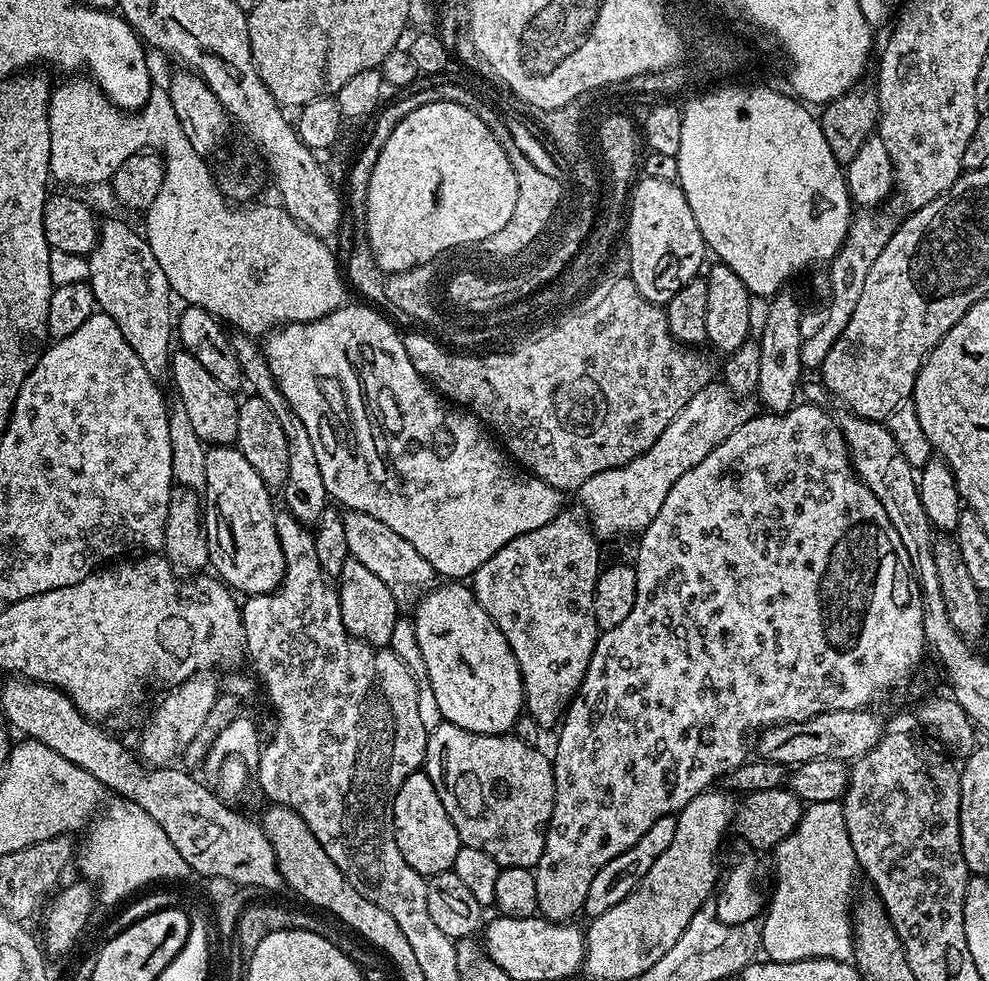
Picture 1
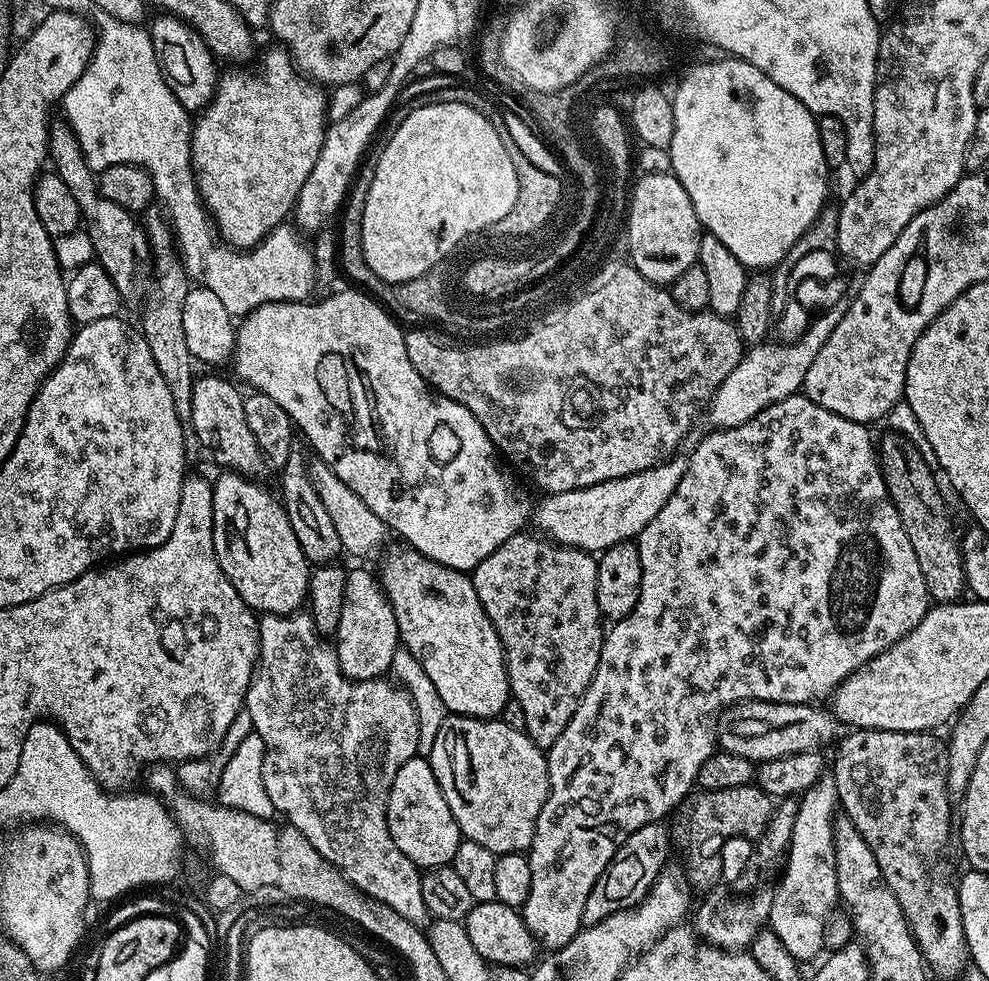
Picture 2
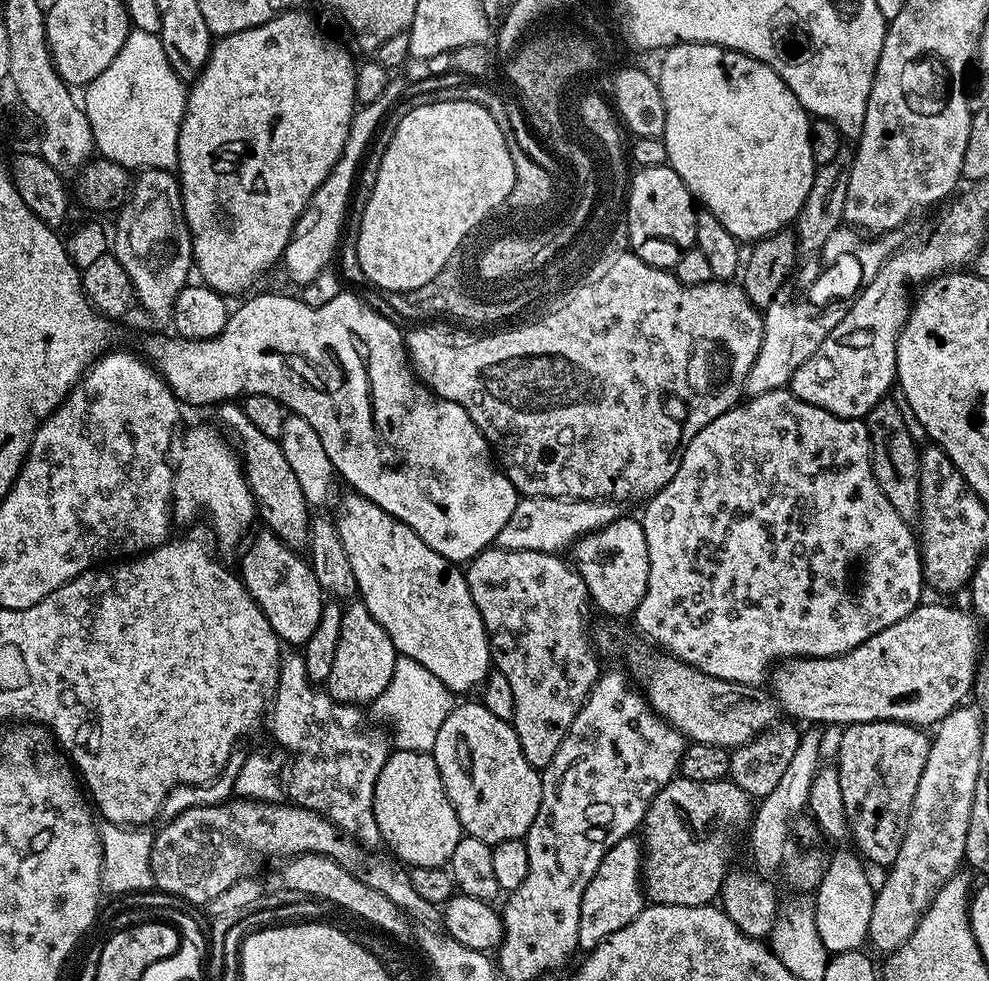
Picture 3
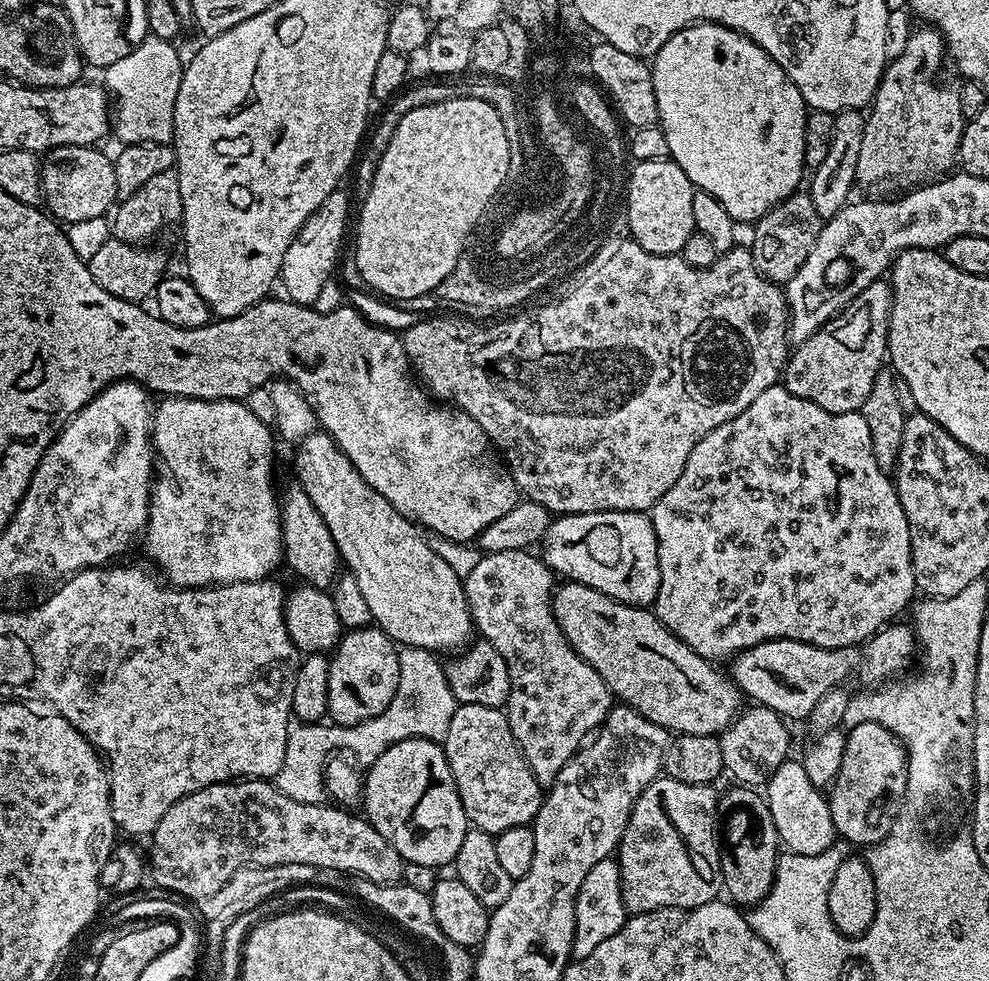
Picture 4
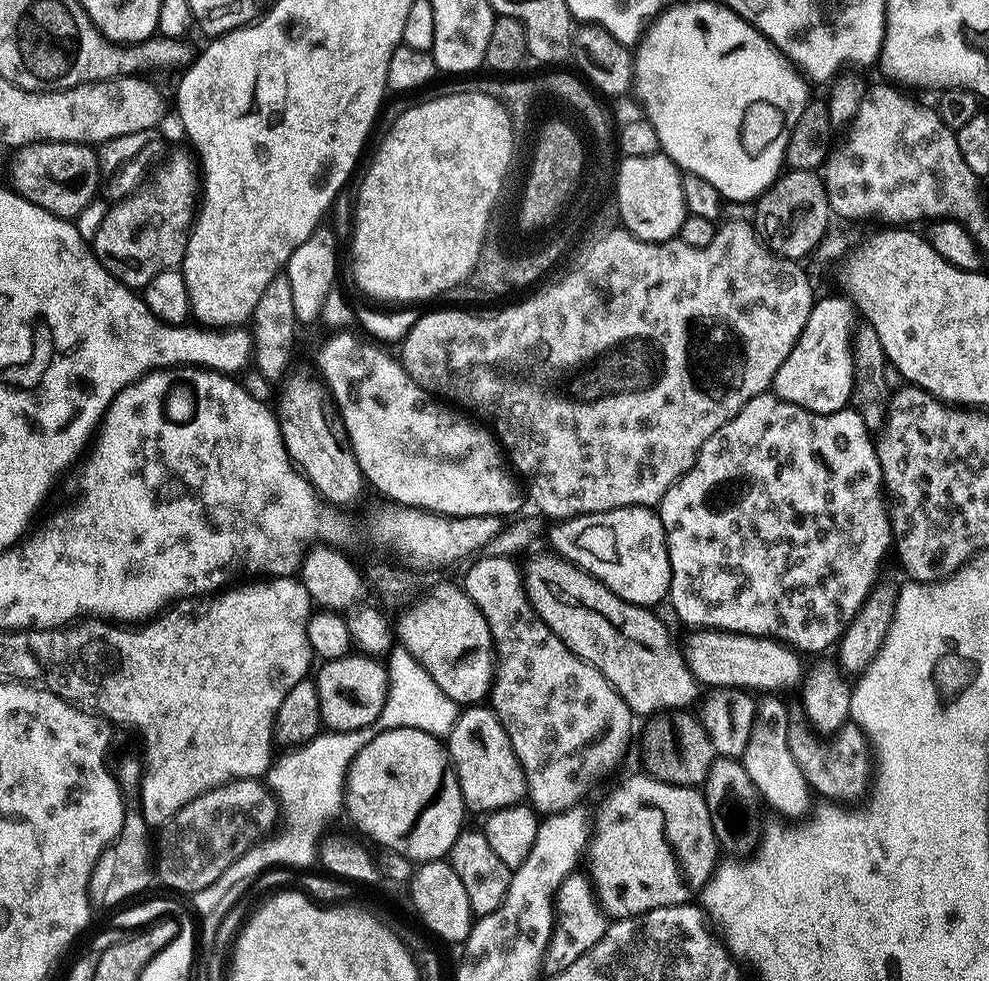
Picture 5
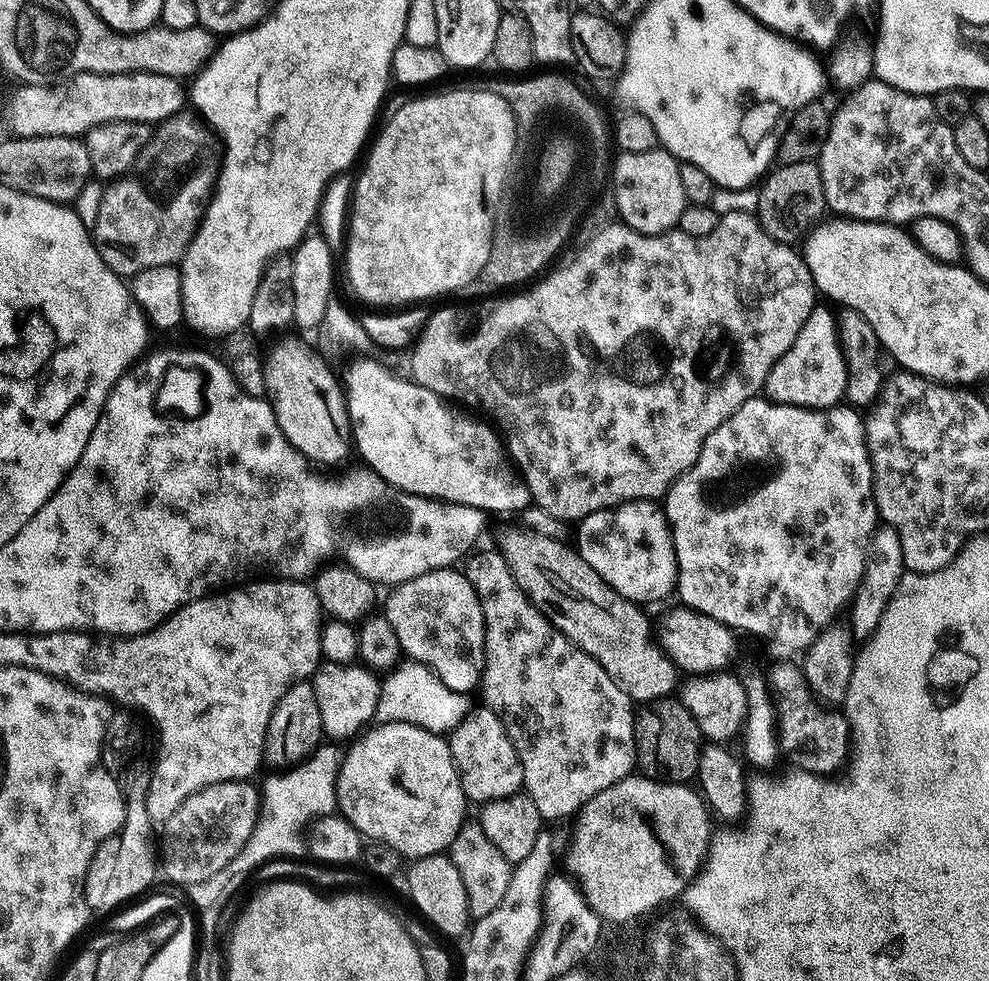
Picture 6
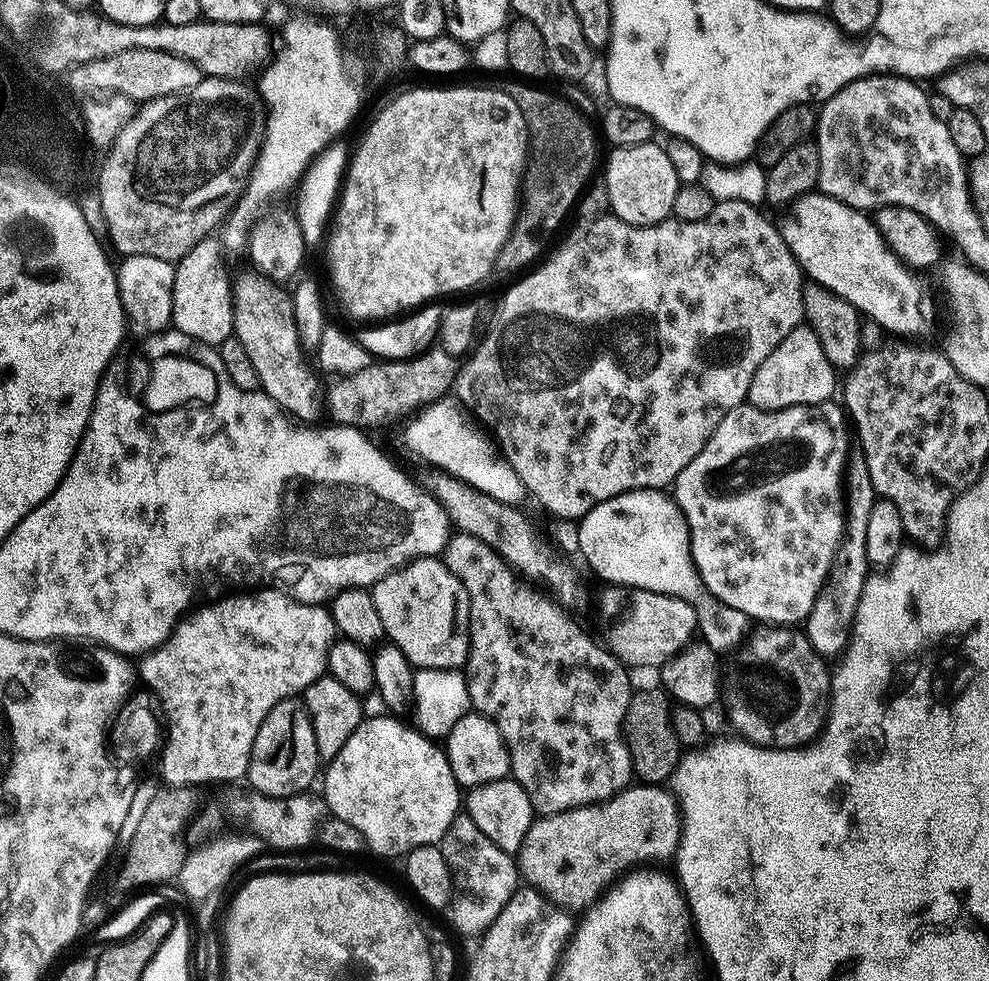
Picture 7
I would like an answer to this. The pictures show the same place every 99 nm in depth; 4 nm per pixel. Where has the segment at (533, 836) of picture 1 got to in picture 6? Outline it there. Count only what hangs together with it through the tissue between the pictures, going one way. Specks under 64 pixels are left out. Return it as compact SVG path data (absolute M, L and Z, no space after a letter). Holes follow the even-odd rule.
M473 707L468 717L450 733L452 757L460 785L469 801L487 802L506 796L515 796L524 787L522 762L506 734L499 718L489 708Z

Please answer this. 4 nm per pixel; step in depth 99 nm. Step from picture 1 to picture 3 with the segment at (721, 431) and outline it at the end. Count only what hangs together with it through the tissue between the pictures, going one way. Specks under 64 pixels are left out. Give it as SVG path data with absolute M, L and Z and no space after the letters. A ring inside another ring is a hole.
M784 285L774 296L770 306L763 311L762 346L745 384L745 391L749 397L761 396L789 385L794 371L818 350L826 340L827 334L830 334L830 330L834 330L849 313L852 304L850 300L832 301L824 306L813 305L807 300L794 302L794 292L791 288L791 285ZM526 496L517 499L514 514L510 514L510 522L502 526L495 547L560 554L583 536L614 522L618 518L615 507L617 508L617 505L612 500L570 500L558 496Z

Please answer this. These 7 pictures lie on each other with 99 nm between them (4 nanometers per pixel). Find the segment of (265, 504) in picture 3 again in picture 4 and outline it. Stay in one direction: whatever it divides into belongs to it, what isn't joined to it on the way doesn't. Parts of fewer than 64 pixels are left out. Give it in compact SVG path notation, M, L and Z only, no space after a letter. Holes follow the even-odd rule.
M292 482L285 492L283 489L280 521L284 539L283 563L289 564L301 576L299 579L303 583L311 584L313 588L331 589L342 568L340 552L336 549L336 543L330 534L330 526L326 526L322 514L318 514L314 502L310 502L306 490L301 488L299 483Z

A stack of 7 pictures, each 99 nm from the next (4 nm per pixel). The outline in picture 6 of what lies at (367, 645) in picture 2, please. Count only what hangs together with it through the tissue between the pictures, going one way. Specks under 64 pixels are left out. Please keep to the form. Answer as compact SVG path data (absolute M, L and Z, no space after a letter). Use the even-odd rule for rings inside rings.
M324 662L312 673L310 683L314 690L314 698L318 698L318 714L322 714L322 730L329 741L339 742L338 740L348 739L351 741L359 737L366 726L373 723L381 685L377 673L356 662L350 664Z

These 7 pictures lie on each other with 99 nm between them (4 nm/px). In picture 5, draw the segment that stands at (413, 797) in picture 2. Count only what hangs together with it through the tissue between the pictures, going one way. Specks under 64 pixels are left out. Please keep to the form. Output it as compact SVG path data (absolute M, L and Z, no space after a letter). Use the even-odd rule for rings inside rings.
M413 728L379 731L376 736L369 739L348 768L348 782L344 789L346 816L388 852L397 852L413 862L445 859L466 824L466 805L445 741Z

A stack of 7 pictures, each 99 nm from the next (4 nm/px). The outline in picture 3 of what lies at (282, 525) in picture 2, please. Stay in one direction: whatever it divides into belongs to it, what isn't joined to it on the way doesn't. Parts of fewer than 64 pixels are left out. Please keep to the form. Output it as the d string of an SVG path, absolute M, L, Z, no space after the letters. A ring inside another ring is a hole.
M260 530L254 536L251 537L252 545L243 549L244 557L238 567L240 581L262 614L266 614L266 622L270 622L274 634L285 645L302 646L314 634L318 618L322 618L325 594L318 586L318 578L314 578L314 570L297 549L286 547L273 532L267 530Z

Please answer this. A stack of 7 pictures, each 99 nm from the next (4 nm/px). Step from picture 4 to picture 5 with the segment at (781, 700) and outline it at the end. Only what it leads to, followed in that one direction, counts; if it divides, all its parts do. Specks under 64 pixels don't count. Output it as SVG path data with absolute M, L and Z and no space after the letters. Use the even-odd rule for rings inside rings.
M702 630L693 633L686 644L686 659L696 680L709 689L751 690L756 694L784 694L787 688L799 685L805 679L806 667L799 660L797 649L767 636L748 636L744 632L722 632L719 630Z

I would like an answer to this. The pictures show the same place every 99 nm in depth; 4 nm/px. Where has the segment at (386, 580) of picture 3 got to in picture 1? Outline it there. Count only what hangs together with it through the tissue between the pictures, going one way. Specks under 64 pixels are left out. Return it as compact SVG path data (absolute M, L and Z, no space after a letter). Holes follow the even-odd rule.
M440 582L416 601L414 611L418 650L422 650L424 663L423 675L434 690L441 717L449 724L462 726L462 730L478 734L503 736L511 733L517 718L525 711L522 678L502 630L498 630L490 614L482 610L476 593L464 582Z

